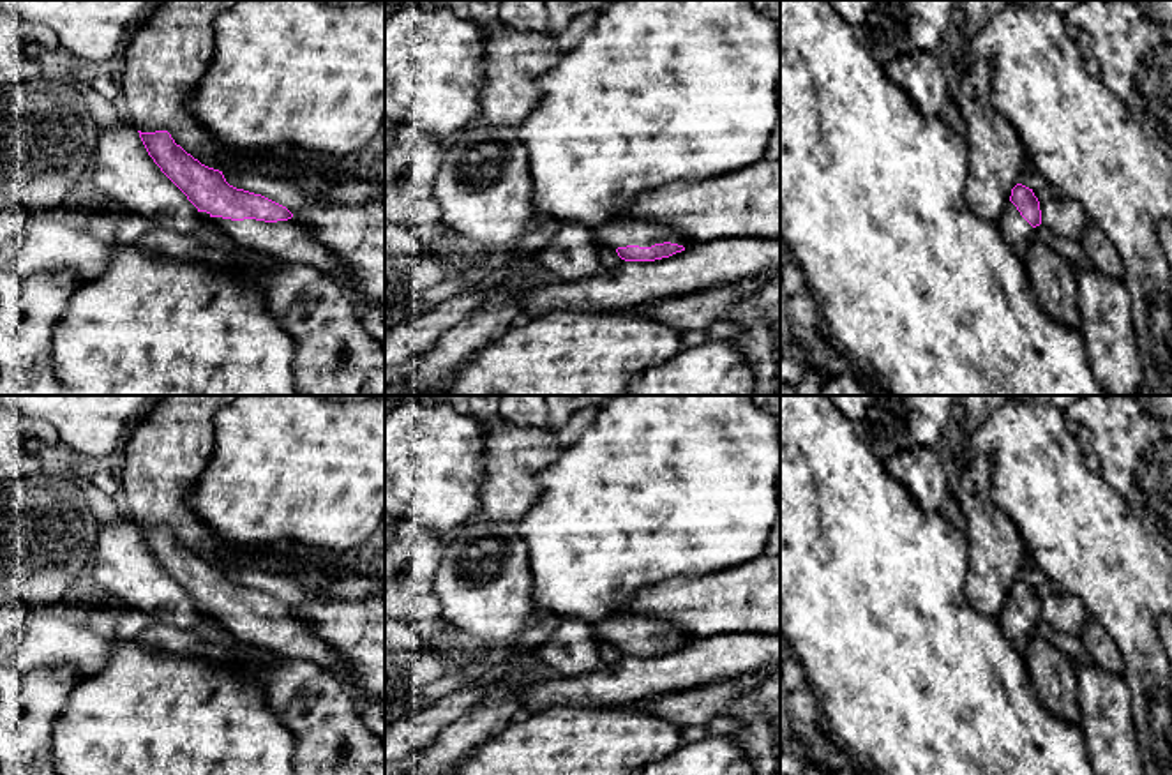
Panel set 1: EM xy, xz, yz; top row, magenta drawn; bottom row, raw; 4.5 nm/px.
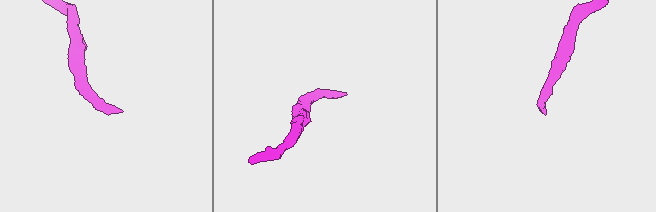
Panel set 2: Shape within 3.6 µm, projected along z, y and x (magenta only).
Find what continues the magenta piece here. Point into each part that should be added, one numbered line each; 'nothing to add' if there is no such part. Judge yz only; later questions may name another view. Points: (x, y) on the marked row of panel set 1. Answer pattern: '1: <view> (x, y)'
1: yz (1014, 226)

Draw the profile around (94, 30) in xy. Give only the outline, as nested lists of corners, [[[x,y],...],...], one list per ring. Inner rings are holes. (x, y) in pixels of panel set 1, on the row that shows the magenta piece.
[[[0,0],[0,5],[16,18],[51,28],[62,48],[97,65],[122,53],[131,30],[155,0]]]

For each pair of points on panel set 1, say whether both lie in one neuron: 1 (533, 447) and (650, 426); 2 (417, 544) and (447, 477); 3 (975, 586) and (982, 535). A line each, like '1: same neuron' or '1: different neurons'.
1: different neurons
2: different neurons
3: same neuron

